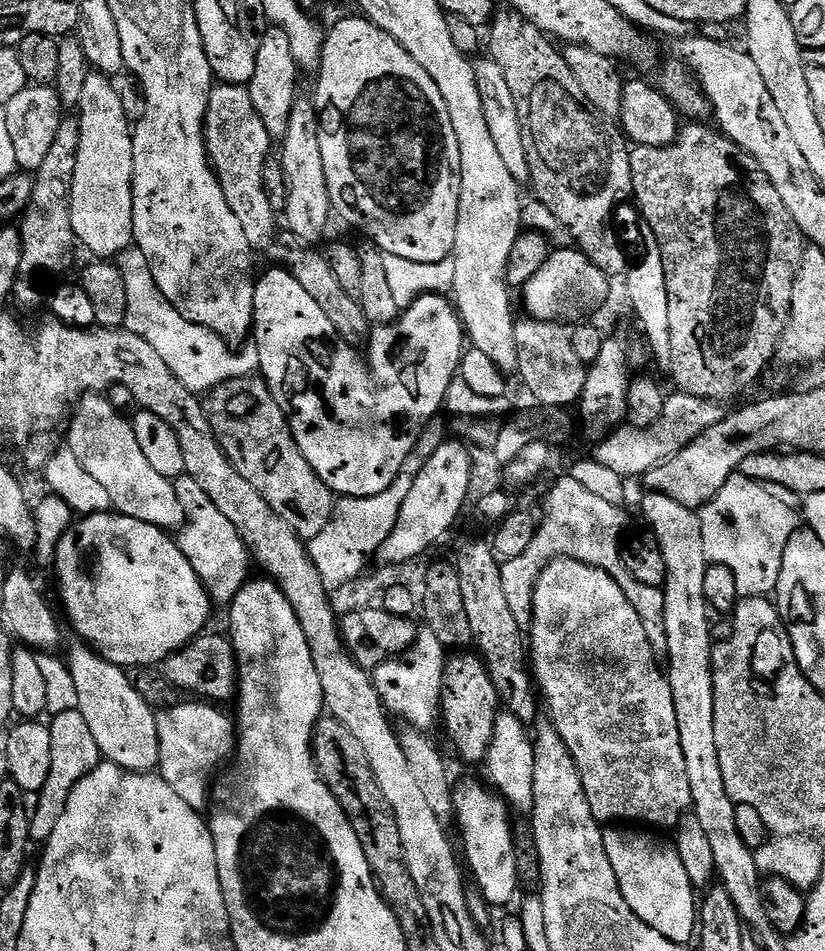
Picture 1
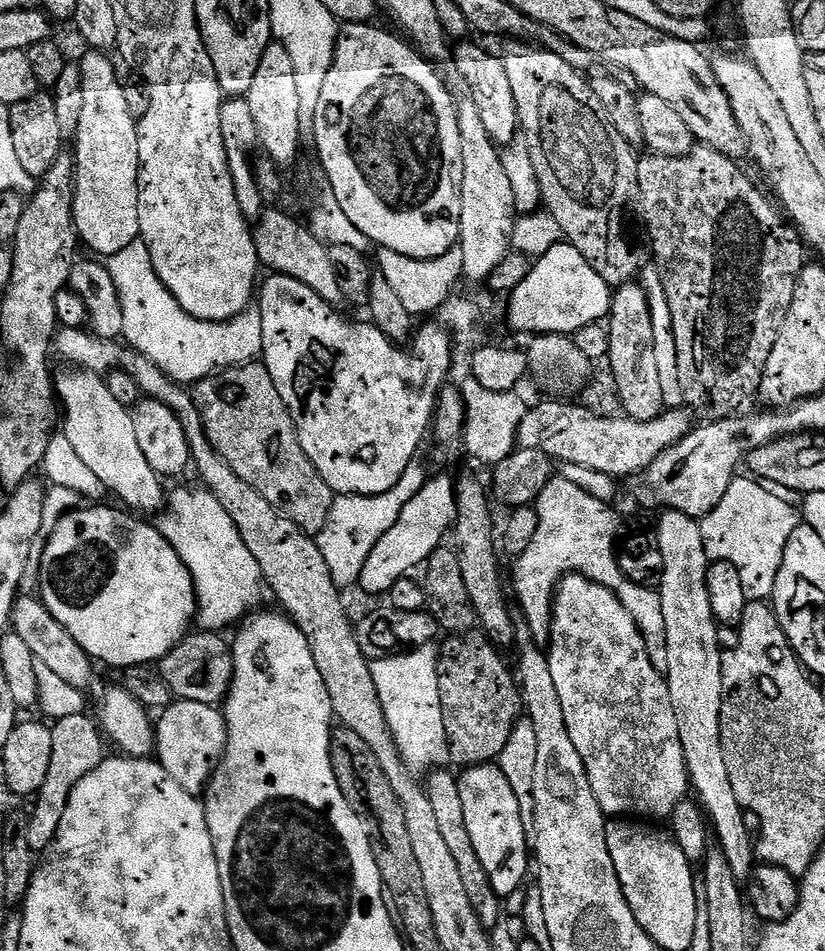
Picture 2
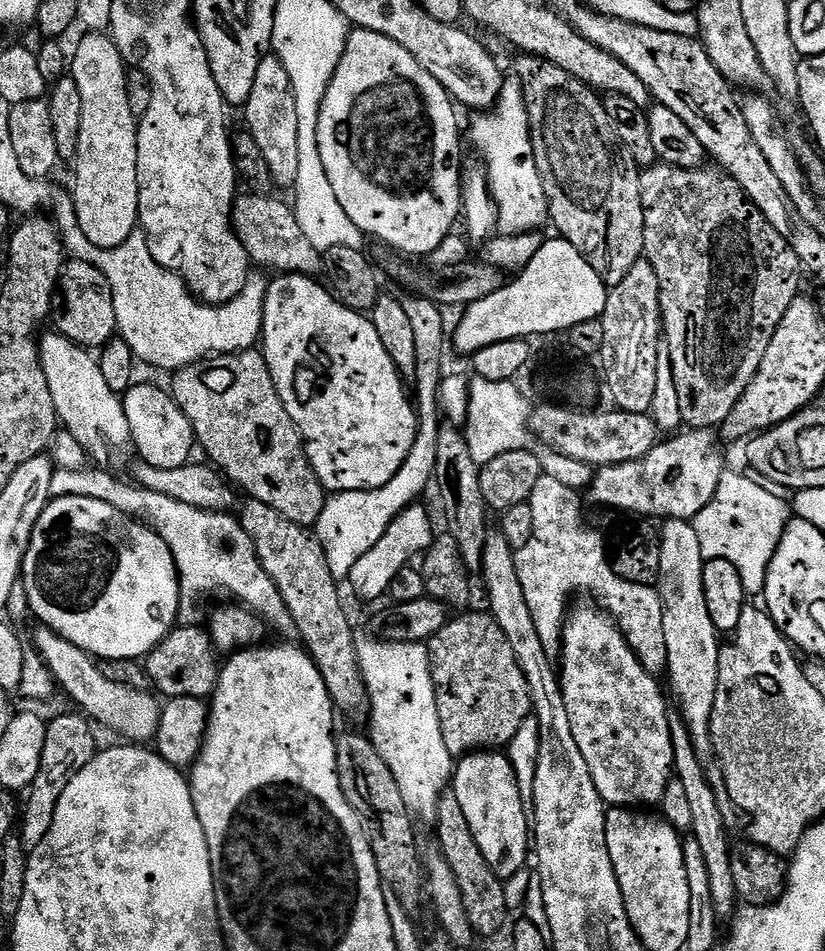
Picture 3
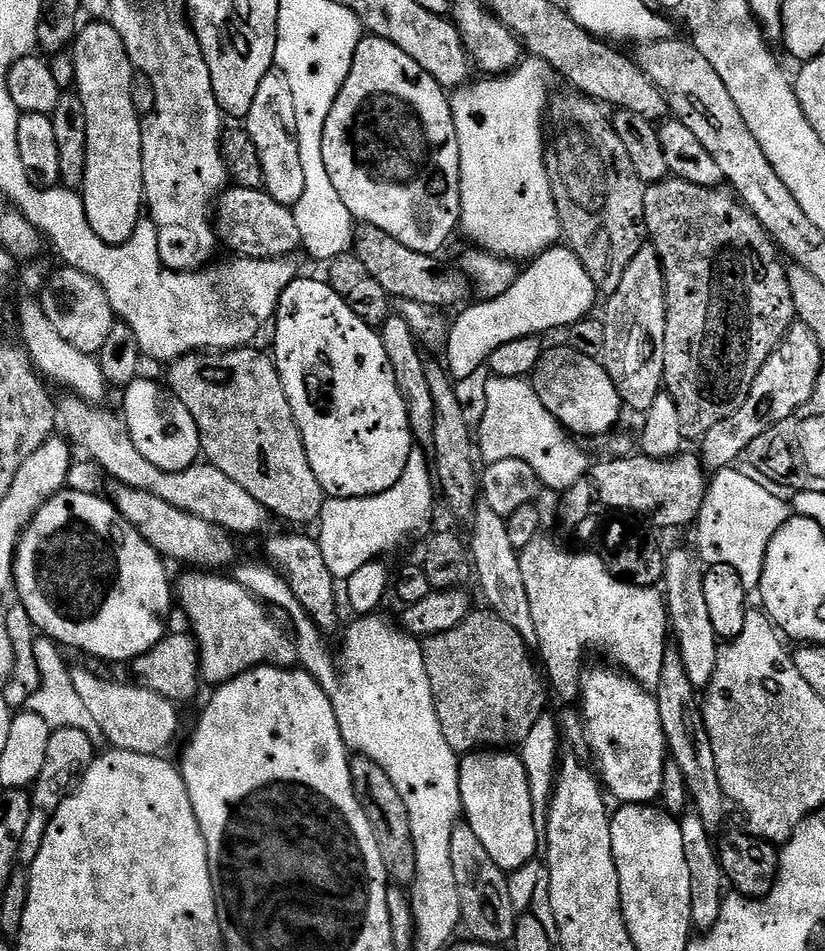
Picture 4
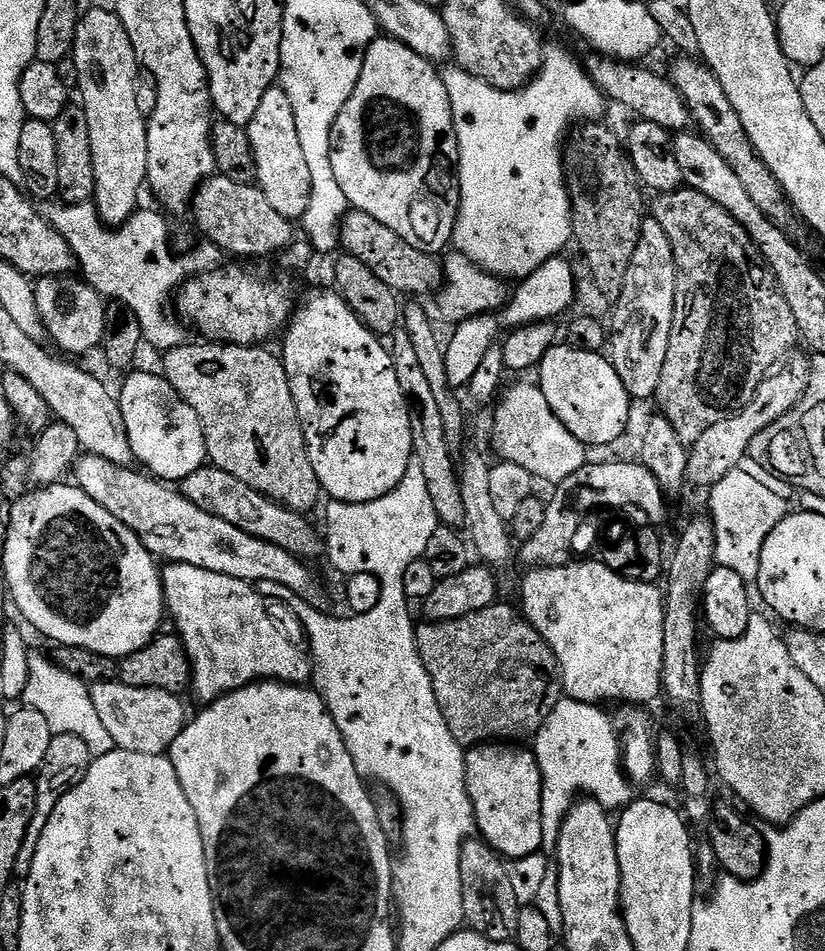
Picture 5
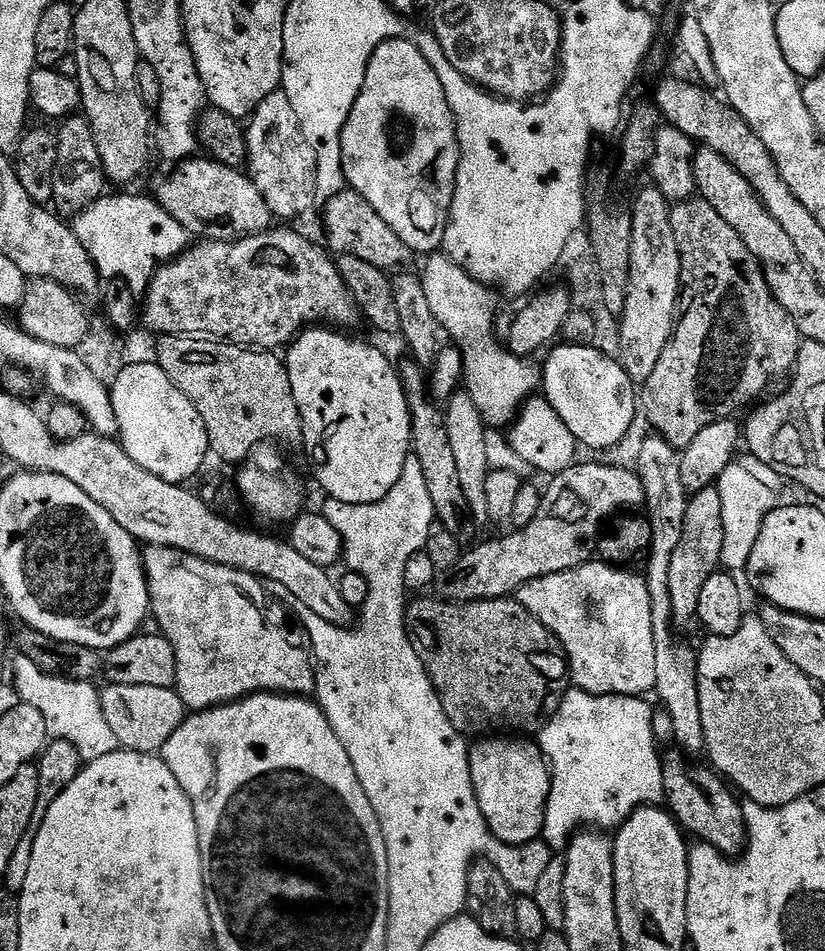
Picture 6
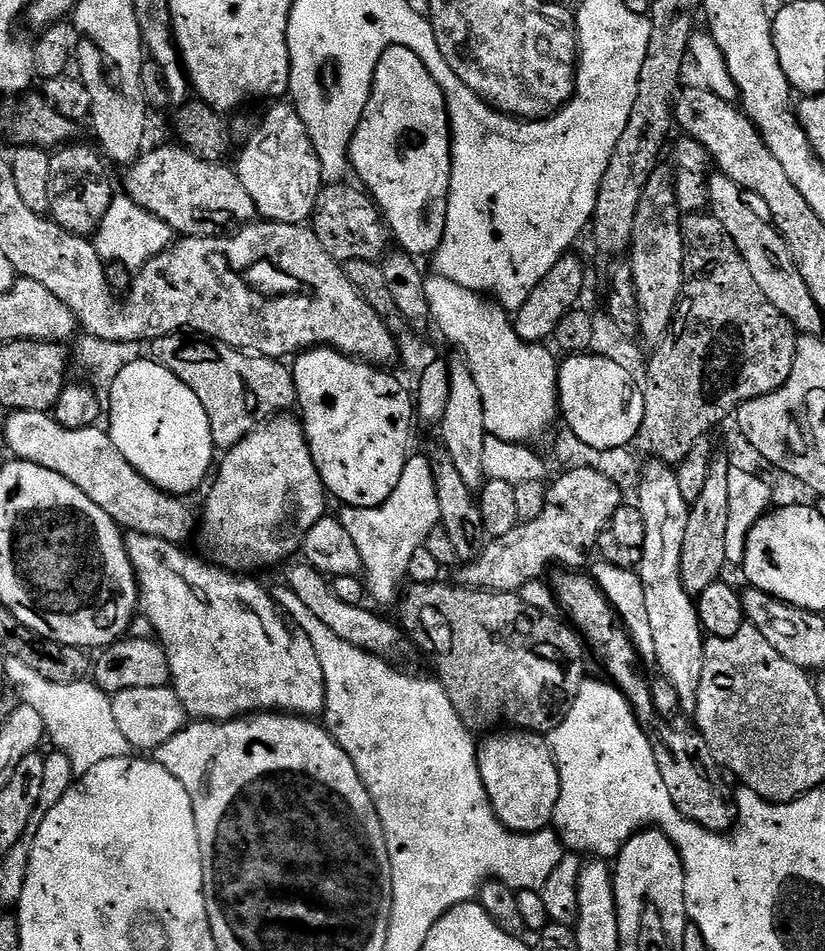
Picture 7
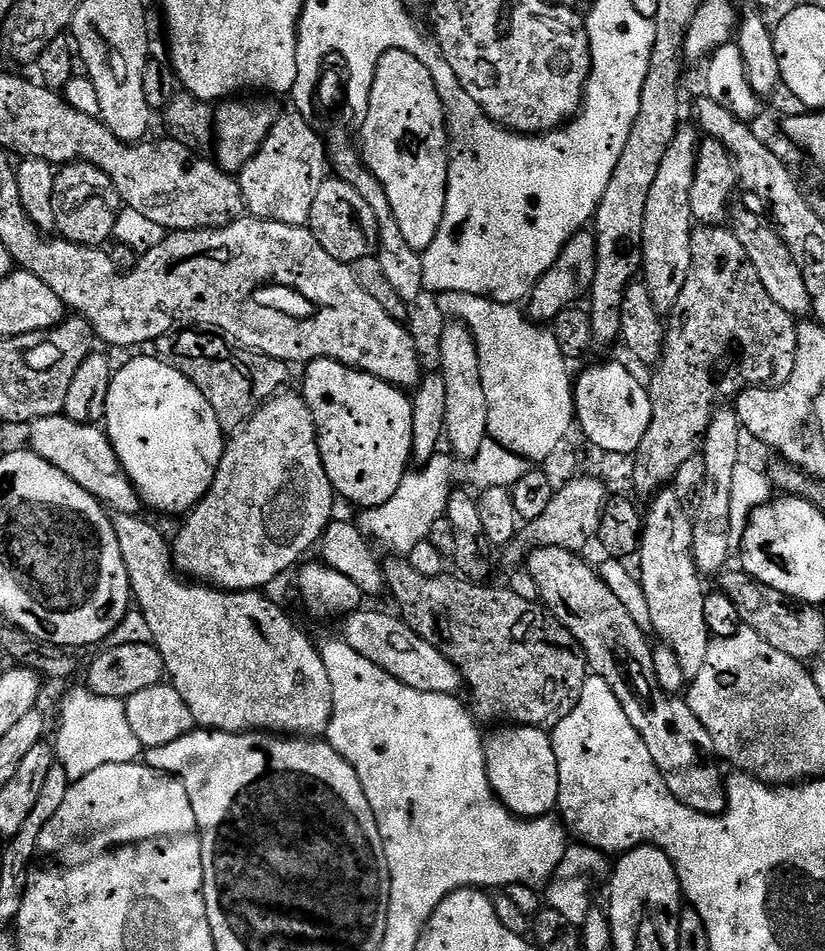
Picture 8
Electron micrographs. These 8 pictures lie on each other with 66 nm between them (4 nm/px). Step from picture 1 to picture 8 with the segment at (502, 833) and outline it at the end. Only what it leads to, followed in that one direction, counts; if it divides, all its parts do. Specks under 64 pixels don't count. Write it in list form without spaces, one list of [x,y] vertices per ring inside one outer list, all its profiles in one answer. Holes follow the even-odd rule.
[[[507,725],[484,740],[484,761],[492,791],[521,819],[549,815],[557,807],[558,766],[551,735],[537,725]]]

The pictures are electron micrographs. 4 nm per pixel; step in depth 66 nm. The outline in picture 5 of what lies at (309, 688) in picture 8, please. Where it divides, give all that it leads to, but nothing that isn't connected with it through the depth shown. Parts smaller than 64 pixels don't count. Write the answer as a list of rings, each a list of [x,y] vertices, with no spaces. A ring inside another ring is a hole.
[[[171,562],[163,565],[160,573],[160,582],[164,587],[164,607],[167,615],[176,623],[175,635],[180,637],[180,641],[184,644],[184,650],[188,653],[188,667],[190,669],[190,692],[193,692],[198,699],[204,700],[200,702],[211,702],[220,699],[228,692],[233,692],[239,688],[246,687],[247,684],[254,684],[262,680],[275,680],[281,684],[291,684],[293,686],[304,686],[311,681],[312,678],[312,662],[309,653],[303,647],[300,648],[294,641],[288,640],[288,636],[272,621],[272,616],[268,613],[269,606],[263,596],[257,592],[253,585],[247,580],[239,580],[238,578],[230,578],[226,574],[214,574],[214,570],[202,570],[202,566],[190,566],[189,564],[173,564]]]

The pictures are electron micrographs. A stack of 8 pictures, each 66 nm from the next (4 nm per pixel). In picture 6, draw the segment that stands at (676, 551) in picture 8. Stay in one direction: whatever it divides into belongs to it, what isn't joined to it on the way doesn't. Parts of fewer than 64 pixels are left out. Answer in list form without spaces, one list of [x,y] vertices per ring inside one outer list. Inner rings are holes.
[[[655,434],[647,435],[642,445],[636,473],[643,484],[644,508],[651,524],[651,554],[644,567],[644,581],[650,592],[652,606],[652,630],[656,647],[656,688],[655,695],[662,700],[663,709],[671,716],[674,725],[674,742],[685,755],[705,751],[702,730],[701,700],[698,698],[697,653],[678,644],[672,637],[672,607],[670,606],[669,574],[670,559],[682,538],[683,519],[686,518],[689,493],[682,482],[679,451],[665,439]]]

